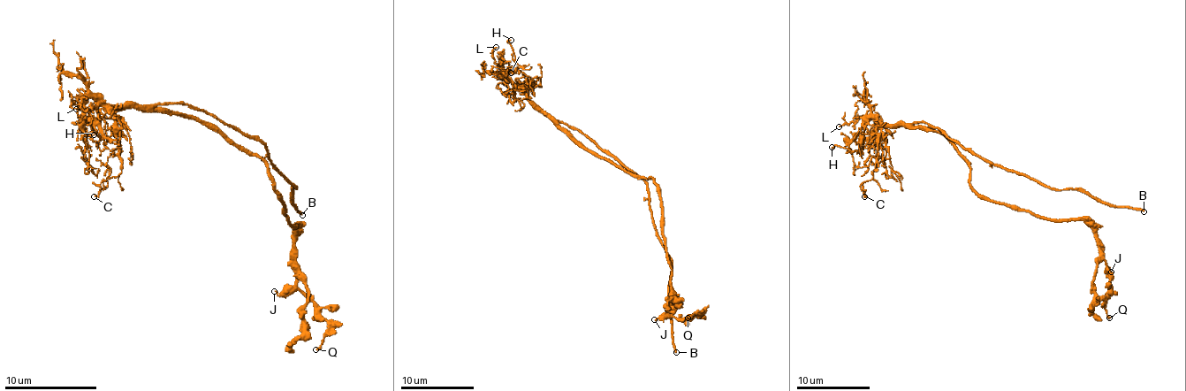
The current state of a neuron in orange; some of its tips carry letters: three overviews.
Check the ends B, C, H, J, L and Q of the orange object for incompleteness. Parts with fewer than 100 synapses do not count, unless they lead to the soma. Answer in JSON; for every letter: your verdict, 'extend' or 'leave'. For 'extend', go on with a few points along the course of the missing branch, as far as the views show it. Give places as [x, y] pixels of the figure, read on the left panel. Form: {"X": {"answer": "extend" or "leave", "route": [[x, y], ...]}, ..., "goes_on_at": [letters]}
{"B": {"answer": "extend", "route": [[302, 215], [323, 215], [328, 201], [328, 157], [345, 143], [360, 150], [360, 178], [355, 182]]}, "C": {"answer": "leave"}, "H": {"answer": "leave"}, "J": {"answer": "leave"}, "L": {"answer": "leave"}, "Q": {"answer": "leave"}, "goes_on_at": ["B"]}

